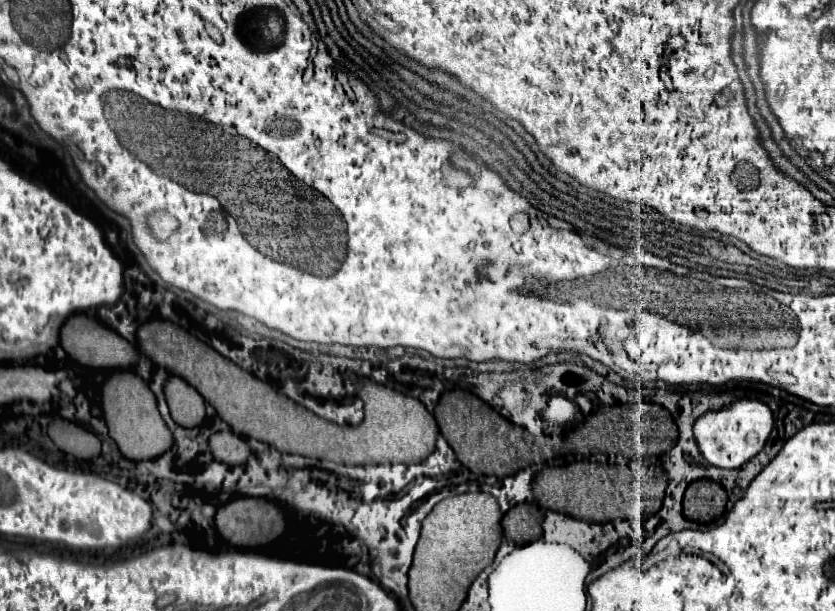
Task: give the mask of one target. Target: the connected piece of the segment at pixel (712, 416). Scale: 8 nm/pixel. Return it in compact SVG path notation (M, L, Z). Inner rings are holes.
M743 398L719 412L703 414L695 422L693 432L697 438L699 450L709 464L713 464L717 468L733 470L733 468L743 466L755 454L761 452L761 448L765 446L765 442L771 434L771 428L773 428L773 414L771 414L769 406L765 406L763 402L757 402L757 400Z

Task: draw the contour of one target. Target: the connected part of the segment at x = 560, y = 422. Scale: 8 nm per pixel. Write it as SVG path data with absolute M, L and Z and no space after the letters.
M553 396L547 404L547 408L543 410L543 418L549 424L557 424L557 426L565 426L565 424L573 422L575 414L577 414L577 406L573 402L569 402L565 396Z

